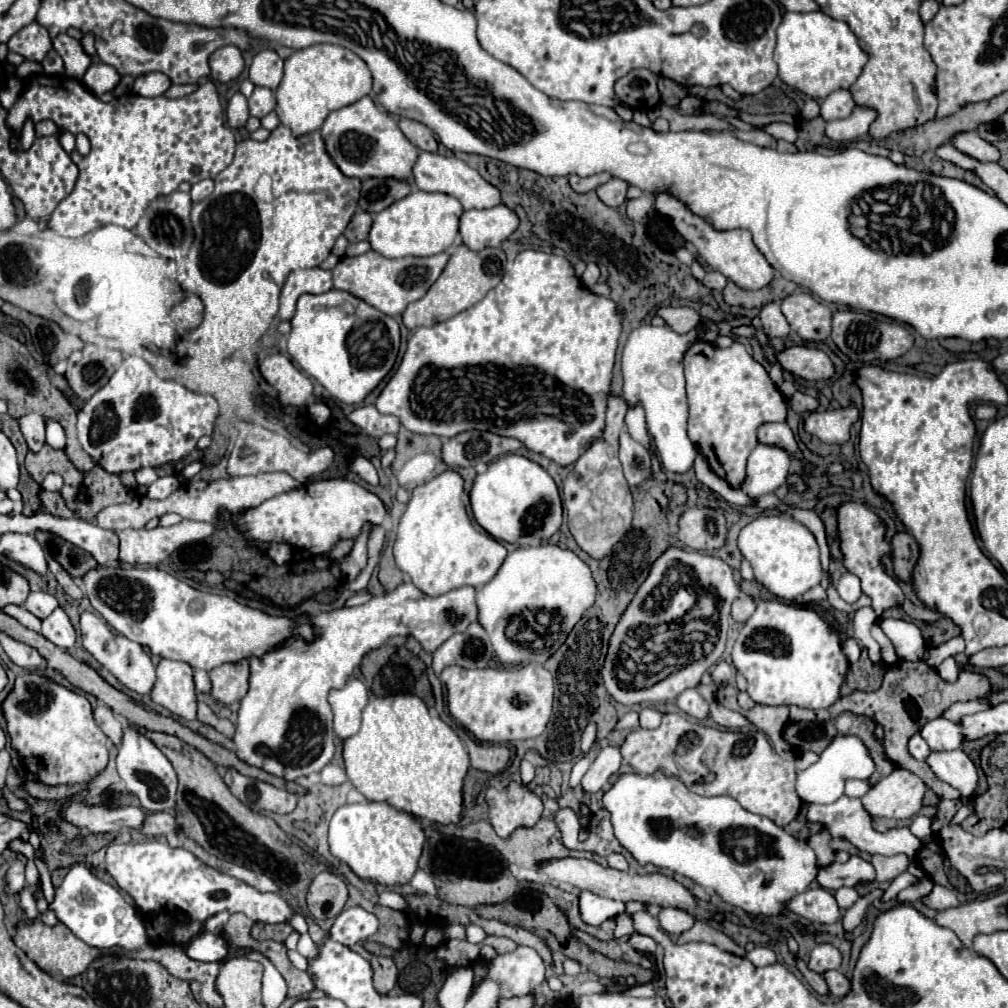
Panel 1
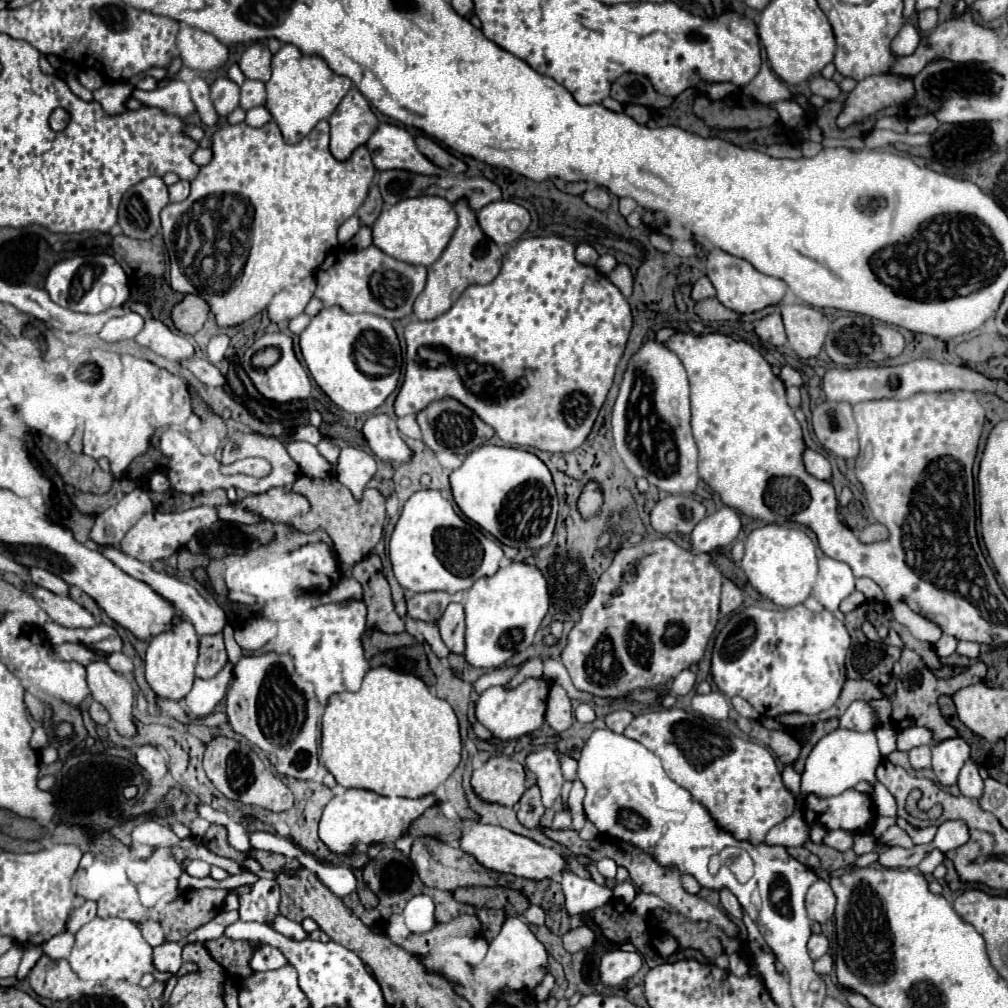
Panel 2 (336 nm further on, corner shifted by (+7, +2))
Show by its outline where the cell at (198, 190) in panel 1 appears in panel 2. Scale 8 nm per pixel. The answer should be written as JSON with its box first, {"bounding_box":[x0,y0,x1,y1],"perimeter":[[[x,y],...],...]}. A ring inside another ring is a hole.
{"bounding_box":[168,180,190,202],"perimeter":[[[180,180],[180,182],[176,182],[174,186],[170,186],[168,190],[170,190],[170,202],[182,202],[182,200],[186,200],[188,194],[190,194],[190,182]]]}

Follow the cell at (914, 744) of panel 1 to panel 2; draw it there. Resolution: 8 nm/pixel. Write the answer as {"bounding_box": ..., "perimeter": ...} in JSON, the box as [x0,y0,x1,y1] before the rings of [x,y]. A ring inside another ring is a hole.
{"bounding_box":[910,746,930,768],"perimeter":[[[918,746],[916,750],[910,750],[910,764],[914,768],[928,768],[930,766],[930,748]]]}

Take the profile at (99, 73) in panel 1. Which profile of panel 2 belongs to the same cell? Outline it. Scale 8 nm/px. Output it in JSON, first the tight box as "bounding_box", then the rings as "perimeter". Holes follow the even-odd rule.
{"bounding_box":[132,80,194,118],"perimeter":[[[174,80],[174,82],[166,84],[166,86],[150,90],[150,92],[134,88],[132,98],[140,100],[142,104],[162,108],[164,112],[176,114],[176,116],[182,116],[182,118],[186,118],[190,112],[194,112],[194,104],[190,100],[188,86],[184,82],[180,82],[180,80]]]}

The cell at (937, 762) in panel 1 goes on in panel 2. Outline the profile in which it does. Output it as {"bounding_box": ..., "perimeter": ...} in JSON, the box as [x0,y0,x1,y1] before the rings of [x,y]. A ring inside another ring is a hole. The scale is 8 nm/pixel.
{"bounding_box":[958,760,984,798],"perimeter":[[[968,760],[962,770],[960,770],[960,778],[958,778],[958,788],[964,796],[968,798],[980,798],[982,796],[982,788],[984,788],[984,782],[978,774],[978,766],[974,760]]]}

